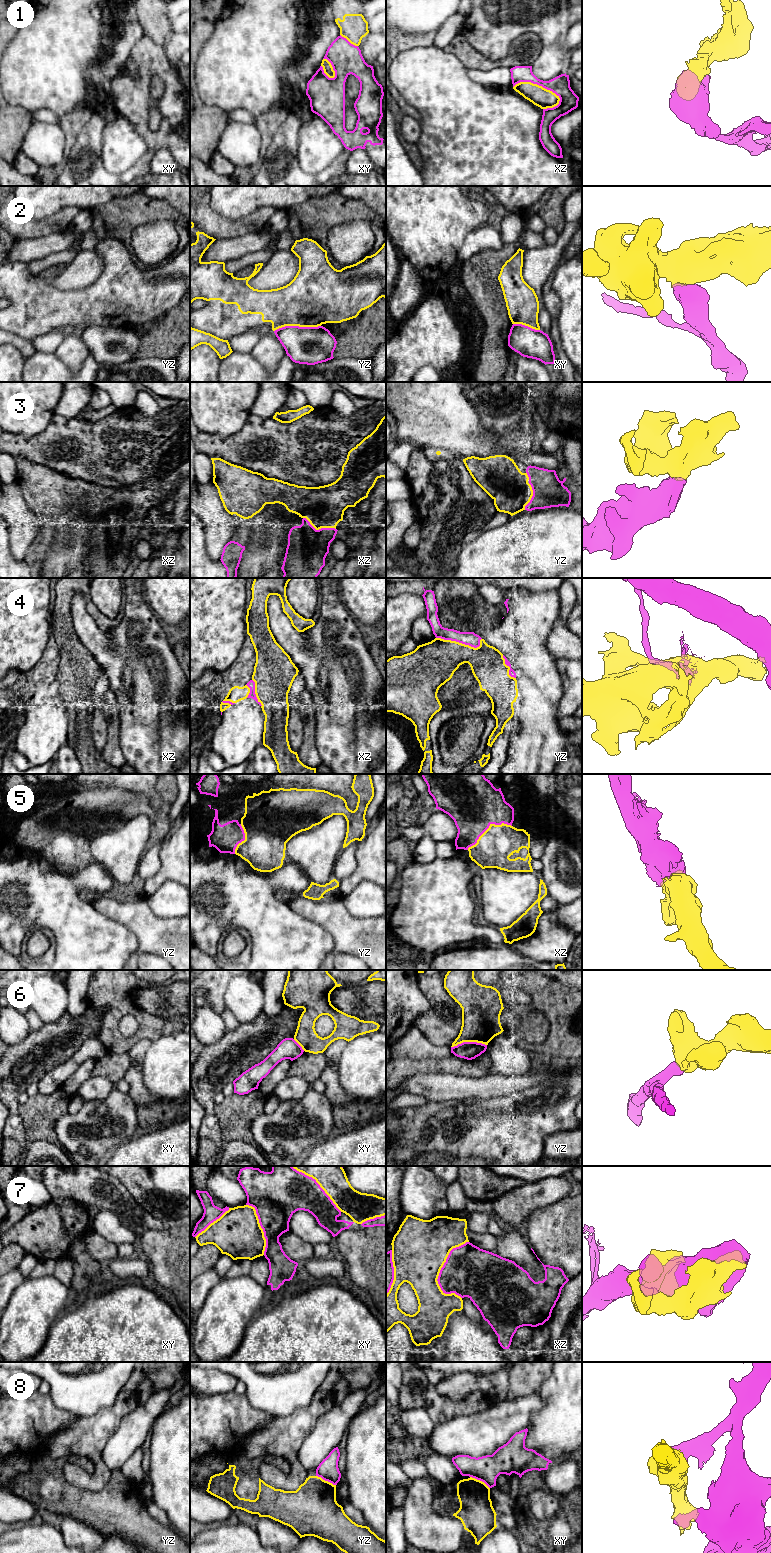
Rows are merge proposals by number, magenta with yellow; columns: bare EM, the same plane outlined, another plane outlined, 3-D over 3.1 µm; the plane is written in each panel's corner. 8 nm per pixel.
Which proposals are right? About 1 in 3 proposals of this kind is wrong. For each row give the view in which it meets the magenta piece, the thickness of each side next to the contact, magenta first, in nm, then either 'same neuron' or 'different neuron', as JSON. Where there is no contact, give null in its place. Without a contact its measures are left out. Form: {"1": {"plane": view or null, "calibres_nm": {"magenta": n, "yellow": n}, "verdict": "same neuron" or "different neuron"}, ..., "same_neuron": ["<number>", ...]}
{"1": {"plane": "xz", "calibres_nm": {"magenta": 160, "yellow": 160}, "verdict": "different neuron"}, "2": {"plane": "yz", "calibres_nm": {"magenta": 300, "yellow": 440}, "verdict": "different neuron"}, "3": {"plane": "xz", "calibres_nm": {"magenta": 320, "yellow": 320}, "verdict": "same neuron"}, "4": {"plane": "yz", "calibres_nm": {"magenta": 110, "yellow": 320}, "verdict": "different neuron"}, "5": {"plane": "xz", "calibres_nm": {"magenta": 420, "yellow": 280}, "verdict": "same neuron"}, "6": {"plane": "yz", "calibres_nm": {"magenta": 140, "yellow": 300}, "verdict": "different neuron"}, "7": {"plane": "xz", "calibres_nm": {"magenta": 400, "yellow": 460}, "verdict": "different neuron"}, "8": {"plane": "yz", "calibres_nm": {"magenta": 170, "yellow": 380}, "verdict": "different neuron"}, "same_neuron": ["3", "5"]}

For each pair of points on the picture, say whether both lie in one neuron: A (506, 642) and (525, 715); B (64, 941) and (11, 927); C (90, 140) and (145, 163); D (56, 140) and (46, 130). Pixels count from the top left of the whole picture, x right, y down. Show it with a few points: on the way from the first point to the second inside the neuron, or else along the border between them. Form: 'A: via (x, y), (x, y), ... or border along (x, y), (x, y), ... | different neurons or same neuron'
A: via (524, 660), (527, 663), (527, 697) | same neuron
B: via (55, 927), (48, 920), (25, 920) | same neuron
C: via (90, 159), (105, 175), (126, 175) | same neuron
D: via (54, 138), (48, 132) | same neuron

